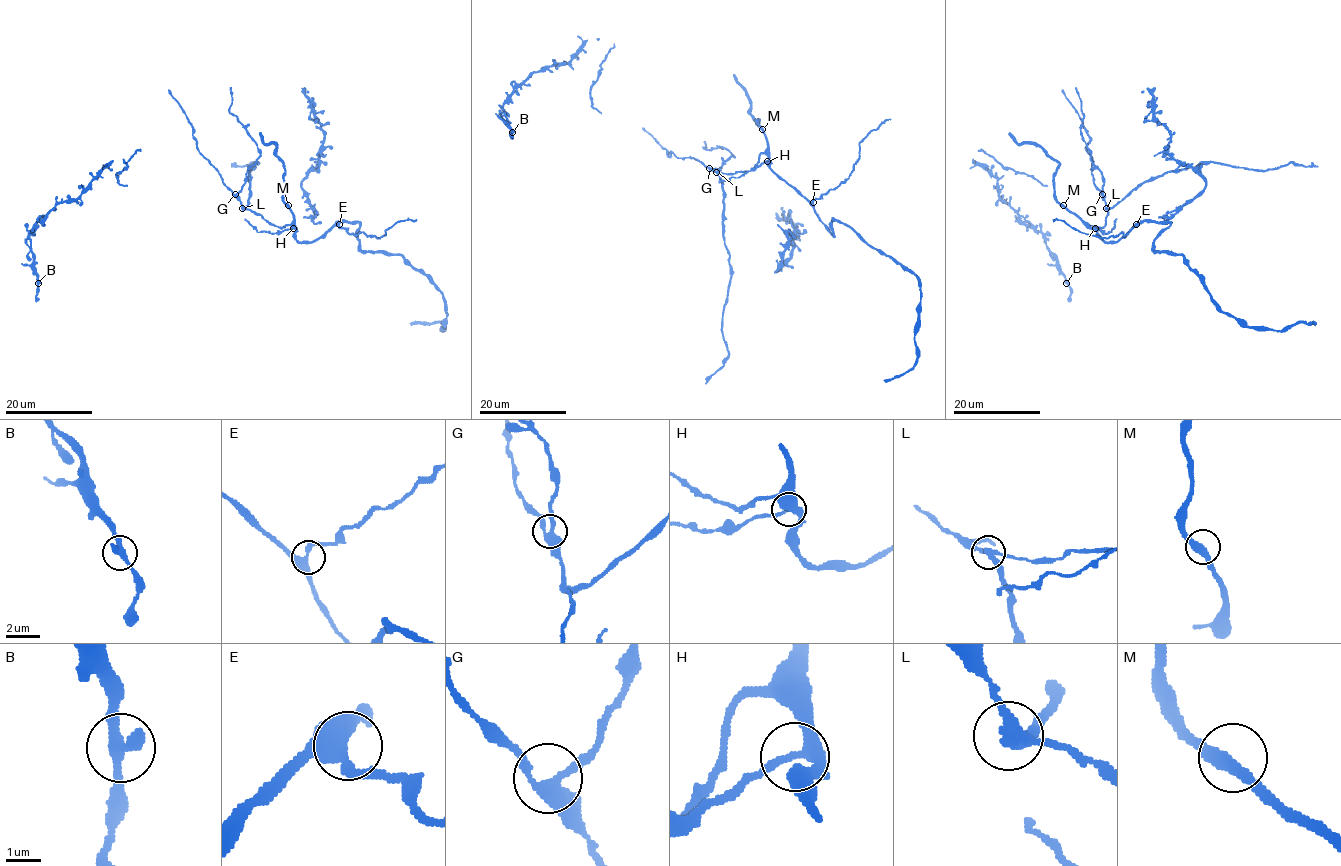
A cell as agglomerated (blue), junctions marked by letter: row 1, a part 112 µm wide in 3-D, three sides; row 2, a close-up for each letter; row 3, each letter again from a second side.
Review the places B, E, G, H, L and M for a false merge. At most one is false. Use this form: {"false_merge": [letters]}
{"false_merge": ["L"]}

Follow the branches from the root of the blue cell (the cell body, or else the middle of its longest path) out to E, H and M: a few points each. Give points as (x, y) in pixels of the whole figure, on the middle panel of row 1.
E: (720, 172), (748, 171), (757, 164), (759, 155), (764, 153), (773, 171), (813, 202)
H: (720, 172), (748, 171), (757, 164), (761, 153), (768, 156), (768, 160)
M: (720, 172), (748, 171), (757, 164), (759, 155), (768, 146), (762, 129)

